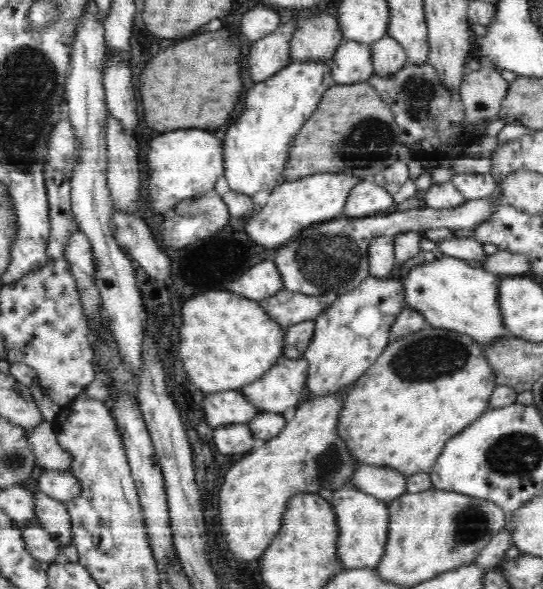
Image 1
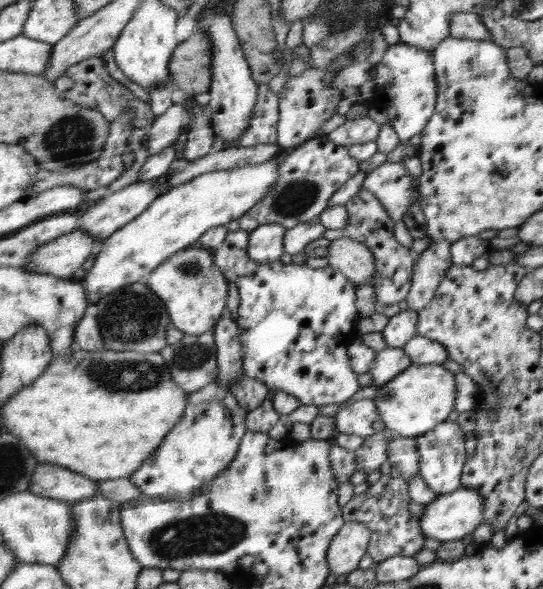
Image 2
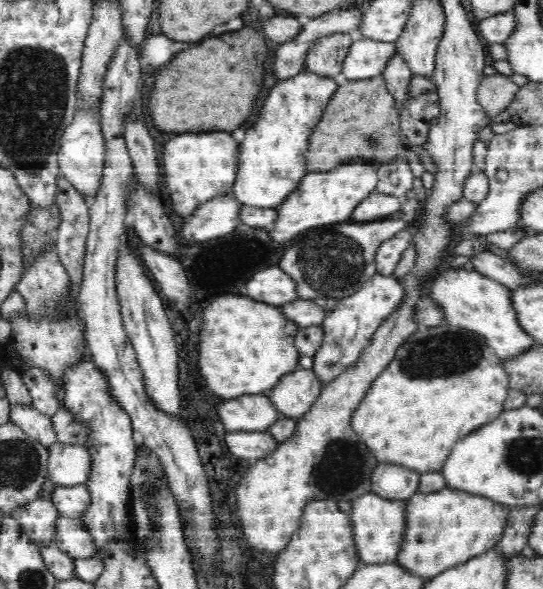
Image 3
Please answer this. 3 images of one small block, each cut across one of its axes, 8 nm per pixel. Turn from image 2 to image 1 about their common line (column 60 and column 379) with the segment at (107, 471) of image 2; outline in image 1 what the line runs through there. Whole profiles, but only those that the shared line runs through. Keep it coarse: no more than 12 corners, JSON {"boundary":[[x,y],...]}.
{"boundary":[[388,343],[337,432],[361,465],[428,473],[490,410],[482,344]]}

